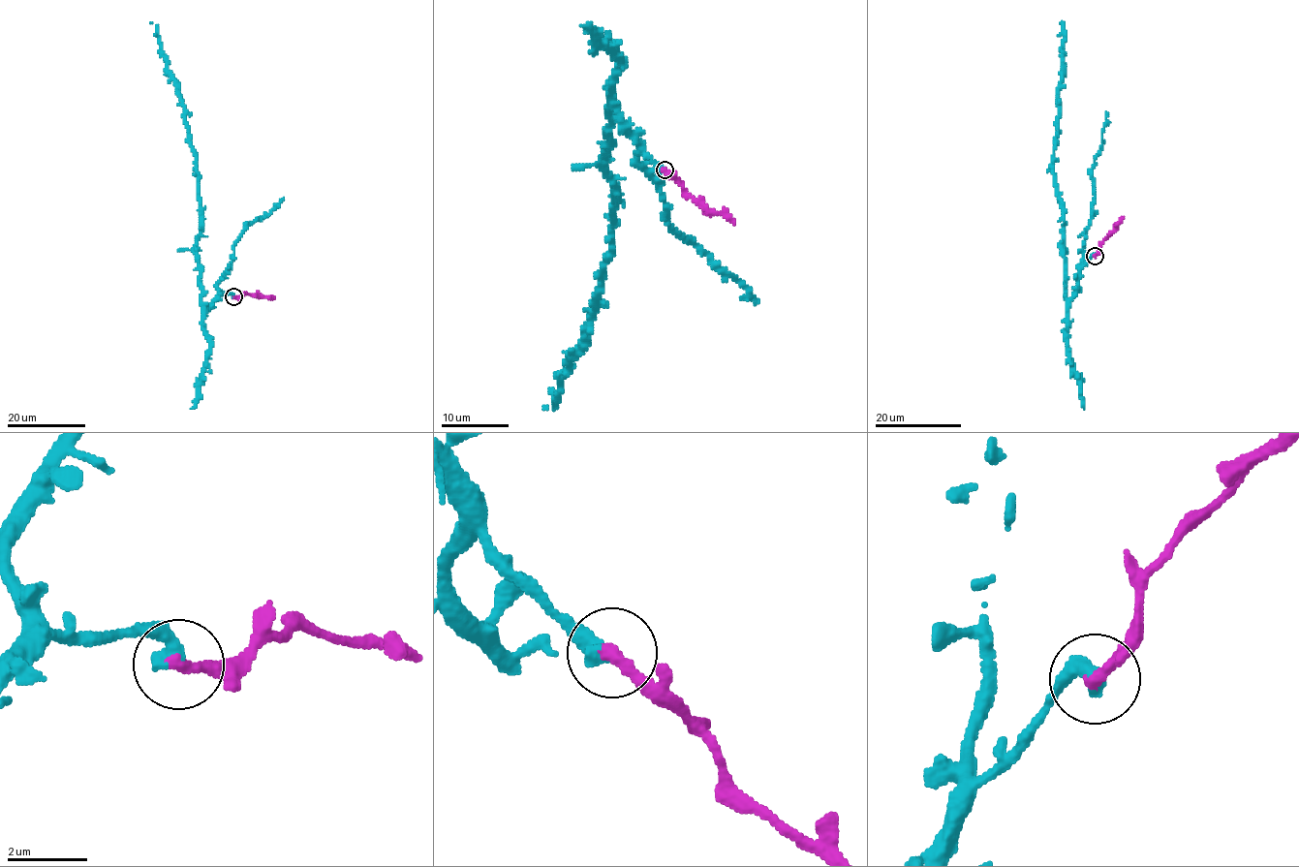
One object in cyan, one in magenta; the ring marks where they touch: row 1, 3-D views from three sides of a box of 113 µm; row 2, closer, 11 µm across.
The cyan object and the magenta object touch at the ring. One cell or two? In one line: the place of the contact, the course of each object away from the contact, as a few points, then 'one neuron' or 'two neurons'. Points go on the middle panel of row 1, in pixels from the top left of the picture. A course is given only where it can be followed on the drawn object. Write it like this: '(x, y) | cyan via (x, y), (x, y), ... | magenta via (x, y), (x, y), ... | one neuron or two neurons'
(664, 170) | cyan via (664, 170), (610, 108), (604, 175), (615, 201), (610, 258), (587, 343), (572, 357), (556, 407), (542, 406) | magenta via (664, 170), (687, 193), (711, 210), (729, 216), (734, 223) | one neuron

